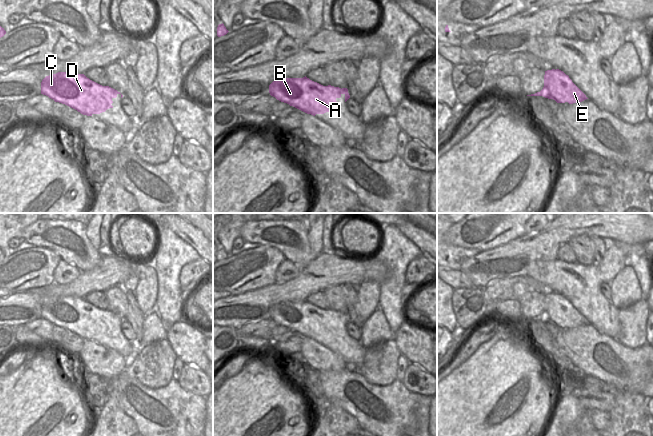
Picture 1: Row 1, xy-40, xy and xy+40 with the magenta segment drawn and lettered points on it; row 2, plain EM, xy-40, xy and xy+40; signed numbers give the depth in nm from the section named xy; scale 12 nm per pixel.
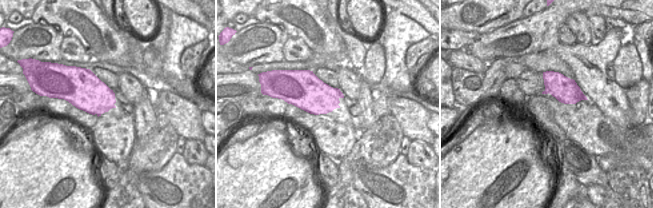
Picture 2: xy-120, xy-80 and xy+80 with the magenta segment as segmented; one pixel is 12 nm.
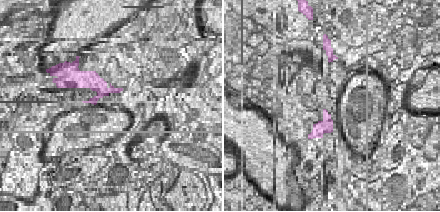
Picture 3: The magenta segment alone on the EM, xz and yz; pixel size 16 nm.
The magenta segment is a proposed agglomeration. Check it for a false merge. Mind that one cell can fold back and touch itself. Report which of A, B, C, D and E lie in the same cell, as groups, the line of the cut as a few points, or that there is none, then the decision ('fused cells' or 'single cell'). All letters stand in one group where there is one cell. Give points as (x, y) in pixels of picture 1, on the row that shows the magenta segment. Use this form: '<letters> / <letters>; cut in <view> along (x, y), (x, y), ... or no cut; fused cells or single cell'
A B C D / E; cut in xy+40 along (544, 85), (562, 102); fused cells

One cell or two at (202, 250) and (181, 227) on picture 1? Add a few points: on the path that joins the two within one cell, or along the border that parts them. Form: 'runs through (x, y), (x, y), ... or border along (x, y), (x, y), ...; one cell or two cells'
runs through (198, 244), (187, 233); one cell

